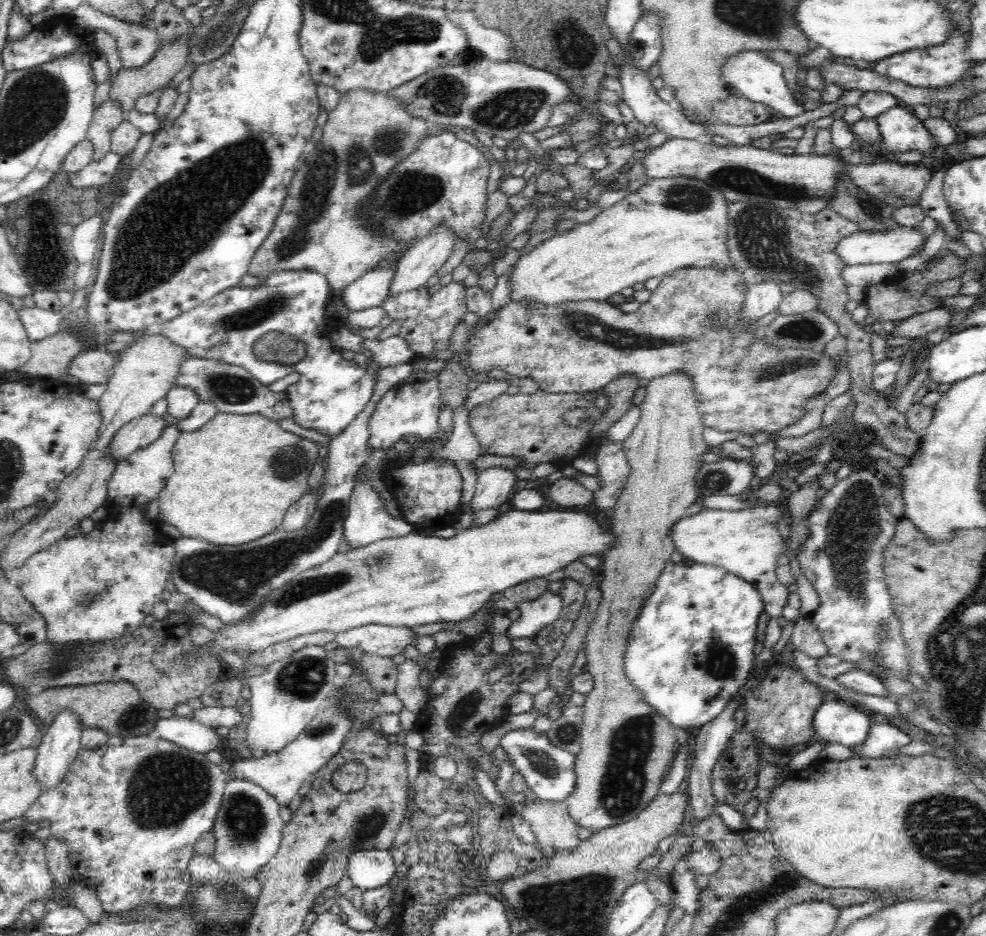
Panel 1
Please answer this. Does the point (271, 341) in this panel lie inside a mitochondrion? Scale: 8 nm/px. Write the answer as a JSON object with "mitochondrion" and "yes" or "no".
{"mitochondrion":"yes"}

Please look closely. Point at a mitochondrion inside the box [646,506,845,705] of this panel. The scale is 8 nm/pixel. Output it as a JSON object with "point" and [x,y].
{"point":[720,661]}

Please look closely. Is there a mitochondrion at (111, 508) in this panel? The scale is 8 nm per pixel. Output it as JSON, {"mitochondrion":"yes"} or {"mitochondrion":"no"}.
{"mitochondrion":"no"}

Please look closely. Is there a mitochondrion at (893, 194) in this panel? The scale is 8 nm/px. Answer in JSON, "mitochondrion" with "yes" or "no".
{"mitochondrion":"yes"}

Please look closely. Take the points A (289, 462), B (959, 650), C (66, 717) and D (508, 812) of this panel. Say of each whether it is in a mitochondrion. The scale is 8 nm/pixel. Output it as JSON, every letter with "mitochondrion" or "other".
{"A":"mitochondrion","B":"mitochondrion","C":"other","D":"other"}

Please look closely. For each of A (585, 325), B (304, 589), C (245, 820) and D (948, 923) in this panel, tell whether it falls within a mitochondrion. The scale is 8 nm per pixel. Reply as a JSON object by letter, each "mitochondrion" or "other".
{"A":"mitochondrion","B":"mitochondrion","C":"mitochondrion","D":"mitochondrion"}

